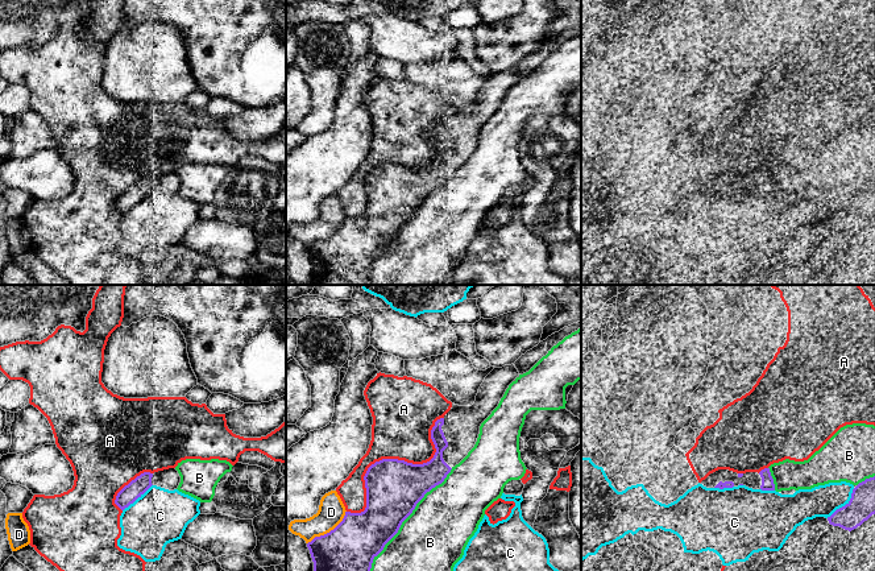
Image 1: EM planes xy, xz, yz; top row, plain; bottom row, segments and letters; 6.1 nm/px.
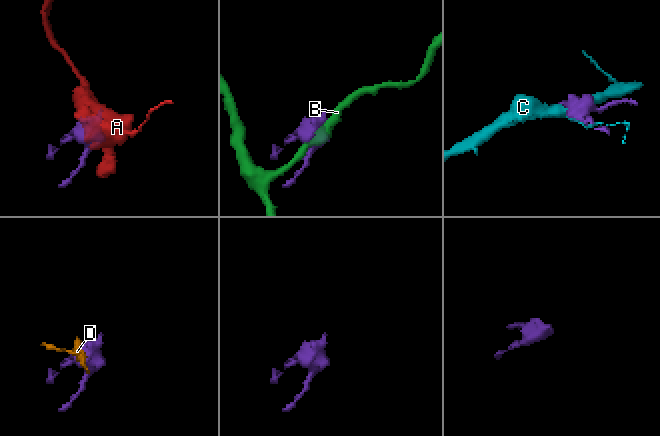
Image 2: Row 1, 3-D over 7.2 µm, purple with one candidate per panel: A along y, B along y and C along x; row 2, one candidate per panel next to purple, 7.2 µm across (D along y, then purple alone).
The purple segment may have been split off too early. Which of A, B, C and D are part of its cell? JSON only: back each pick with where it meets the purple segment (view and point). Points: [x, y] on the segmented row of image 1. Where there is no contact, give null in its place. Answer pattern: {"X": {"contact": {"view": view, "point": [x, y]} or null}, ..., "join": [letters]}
{"join": []}

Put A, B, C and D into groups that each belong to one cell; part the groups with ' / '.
A / B / C / D

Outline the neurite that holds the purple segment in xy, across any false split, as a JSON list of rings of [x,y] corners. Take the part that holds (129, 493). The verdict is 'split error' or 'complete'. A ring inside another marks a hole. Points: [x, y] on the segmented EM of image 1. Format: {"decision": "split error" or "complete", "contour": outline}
{"decision": "split error", "contour": [[[169,468],[154,473],[144,472],[117,493],[115,504],[124,510],[138,497],[141,497],[152,485],[174,491],[178,488],[179,483],[181,476],[175,468]]]}

